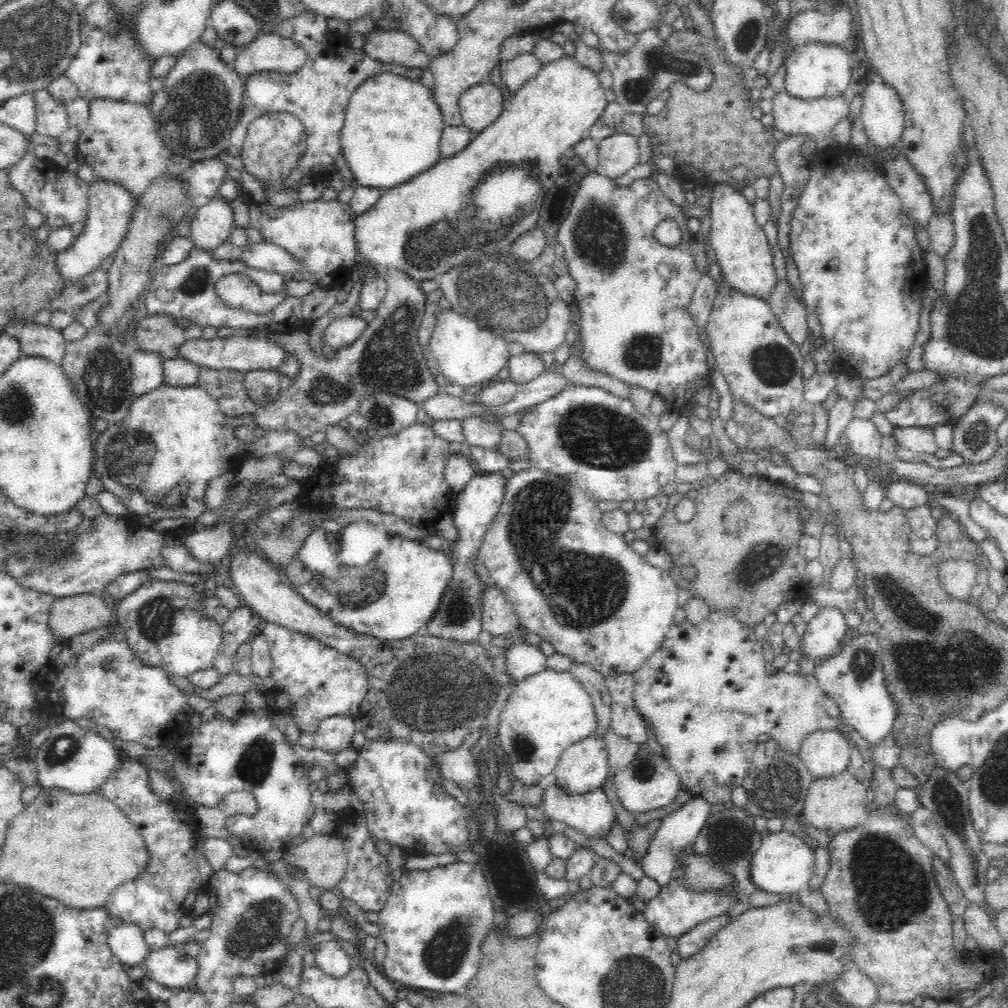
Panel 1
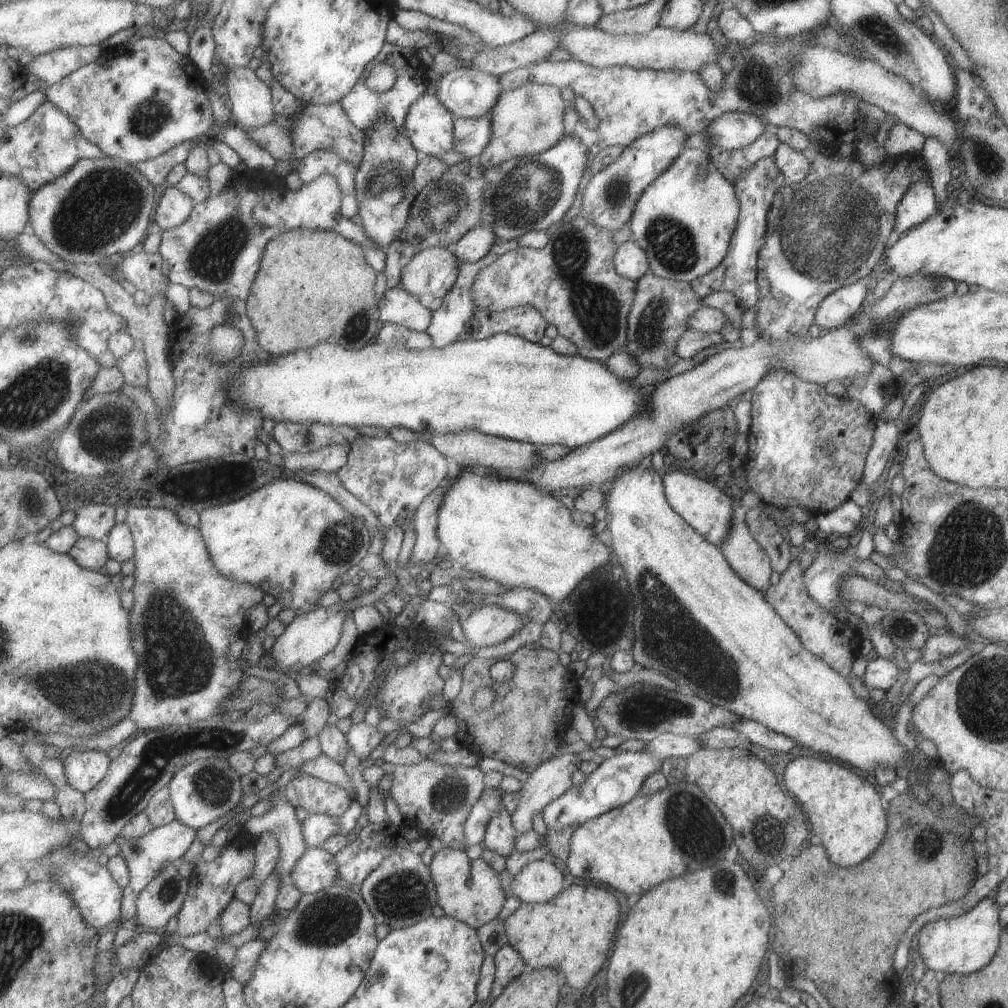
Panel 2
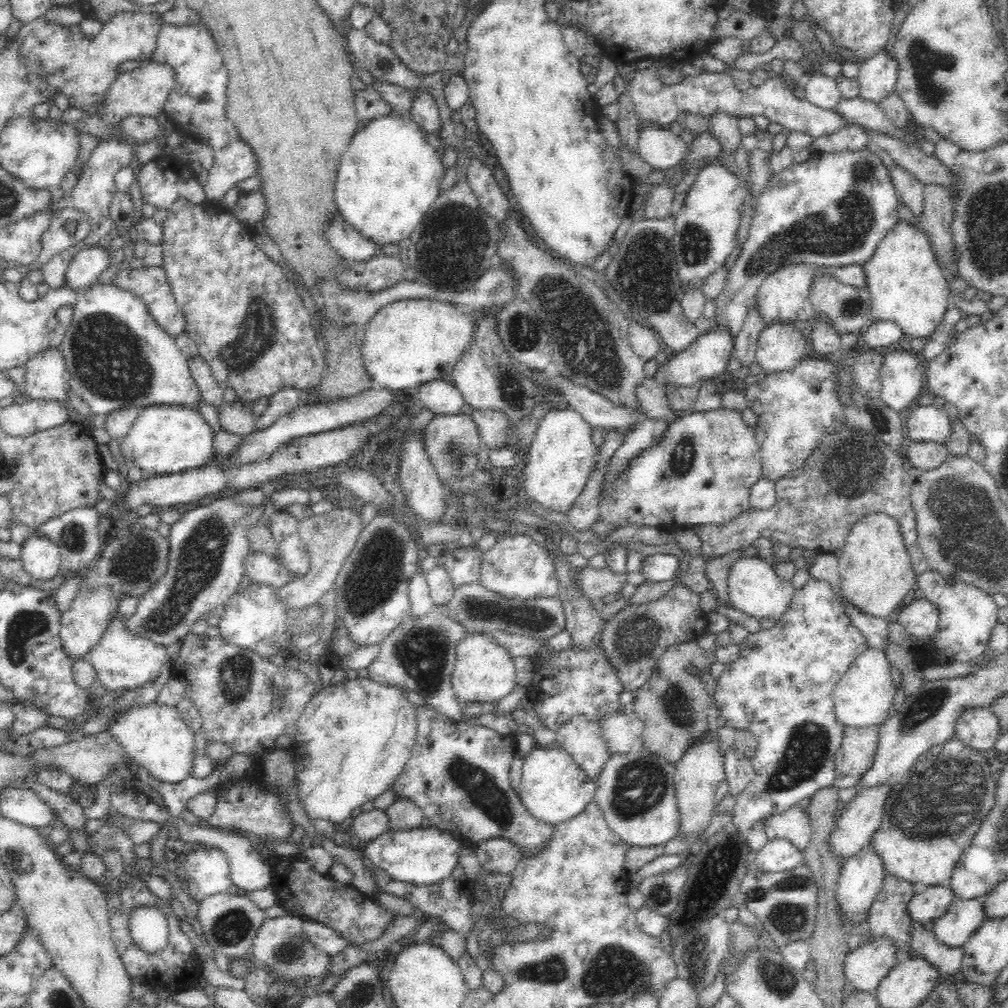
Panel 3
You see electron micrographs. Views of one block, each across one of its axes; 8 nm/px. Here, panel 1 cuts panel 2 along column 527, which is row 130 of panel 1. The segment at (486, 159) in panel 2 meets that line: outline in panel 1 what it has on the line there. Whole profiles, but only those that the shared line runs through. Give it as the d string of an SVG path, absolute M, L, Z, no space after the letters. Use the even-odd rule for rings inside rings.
M110 99L90 102L89 121L77 140L79 161L86 163L93 173L106 180L117 180L136 199L148 182L160 174L183 174L192 161L173 156L156 132L156 125L148 104Z

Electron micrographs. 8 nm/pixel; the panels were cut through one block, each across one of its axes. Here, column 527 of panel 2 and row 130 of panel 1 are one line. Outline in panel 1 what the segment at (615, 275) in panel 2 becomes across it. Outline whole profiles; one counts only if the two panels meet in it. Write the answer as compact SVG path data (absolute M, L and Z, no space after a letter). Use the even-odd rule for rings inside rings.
M291 112L266 113L250 123L241 160L246 173L265 180L283 180L292 172L307 149L303 122Z

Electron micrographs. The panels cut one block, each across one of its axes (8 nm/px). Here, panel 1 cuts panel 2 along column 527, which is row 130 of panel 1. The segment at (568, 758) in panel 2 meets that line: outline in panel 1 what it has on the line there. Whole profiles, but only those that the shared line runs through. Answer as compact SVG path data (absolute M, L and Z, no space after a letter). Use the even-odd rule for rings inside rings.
M786 90L776 93L772 101L772 126L785 135L803 134L811 136L817 142L818 150L824 150L827 146L831 146L832 142L835 142L832 128L840 120L846 118L850 108L850 103L842 96L822 96L822 98L804 100L803 98L792 96Z

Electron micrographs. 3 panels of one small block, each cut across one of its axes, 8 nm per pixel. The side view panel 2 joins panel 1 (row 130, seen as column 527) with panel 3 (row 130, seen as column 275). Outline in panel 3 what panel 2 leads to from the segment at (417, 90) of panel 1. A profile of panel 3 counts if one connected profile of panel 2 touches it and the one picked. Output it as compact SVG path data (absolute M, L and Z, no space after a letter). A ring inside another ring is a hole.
M392 112L388 116L371 120L354 133L337 164L334 200L342 218L365 240L377 246L379 251L386 244L398 245L401 240L410 238L425 212L438 198L443 176L441 155L426 141L422 128L409 114Z

